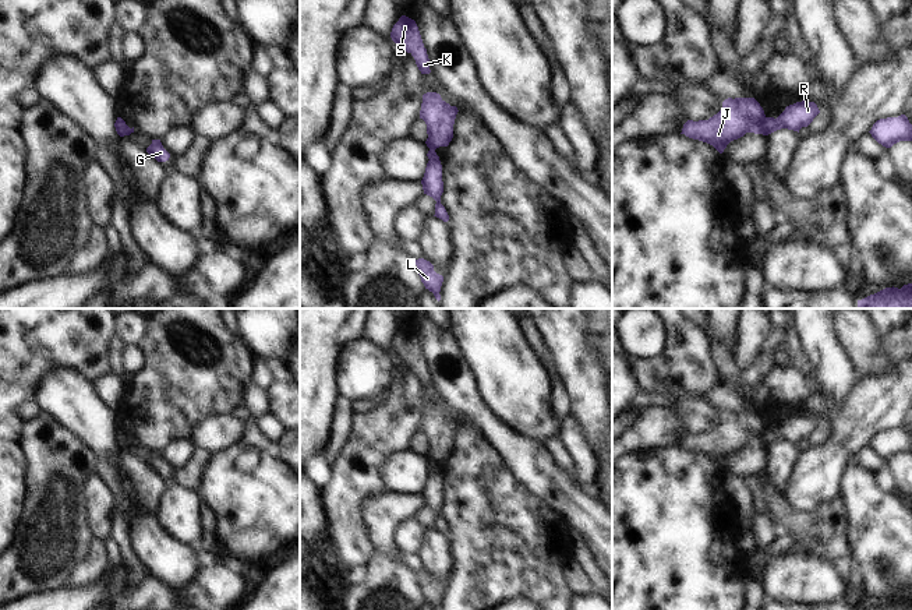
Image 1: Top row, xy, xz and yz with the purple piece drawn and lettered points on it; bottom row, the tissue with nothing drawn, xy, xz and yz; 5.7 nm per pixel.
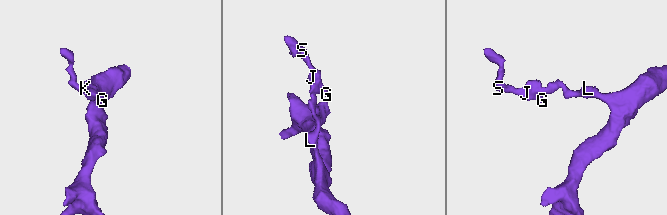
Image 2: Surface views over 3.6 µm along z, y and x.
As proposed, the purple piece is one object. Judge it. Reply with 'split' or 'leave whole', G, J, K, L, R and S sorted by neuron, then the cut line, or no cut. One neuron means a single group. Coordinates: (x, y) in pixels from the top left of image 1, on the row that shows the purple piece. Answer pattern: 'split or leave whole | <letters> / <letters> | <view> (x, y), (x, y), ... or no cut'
split | G J K S / L R | yz (766, 117), (759, 133)

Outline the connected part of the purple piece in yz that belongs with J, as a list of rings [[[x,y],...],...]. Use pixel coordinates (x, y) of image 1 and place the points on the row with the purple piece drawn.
[[[728,98],[708,120],[687,120],[681,134],[707,142],[722,154],[731,141],[746,133],[760,134],[764,121],[764,110],[754,98]]]

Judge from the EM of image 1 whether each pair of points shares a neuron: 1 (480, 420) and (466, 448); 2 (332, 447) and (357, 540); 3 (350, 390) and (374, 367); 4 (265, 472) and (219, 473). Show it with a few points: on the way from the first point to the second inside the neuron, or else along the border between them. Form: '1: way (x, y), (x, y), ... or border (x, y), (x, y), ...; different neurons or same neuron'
1: border (473, 427), (484, 439), (488, 439), (499, 452); different neurons
2: border (350, 429), (345, 444), (331, 465); different neurons
3: way (356, 384), (368, 372); same neuron
4: way (254, 480), (230, 480); same neuron

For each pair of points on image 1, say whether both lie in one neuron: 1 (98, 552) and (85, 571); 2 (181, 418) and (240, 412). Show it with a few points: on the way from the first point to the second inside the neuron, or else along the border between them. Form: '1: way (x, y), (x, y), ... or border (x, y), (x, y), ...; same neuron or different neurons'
1: way (96, 556), (89, 567); same neuron
2: border (241, 404), (229, 413); different neurons

